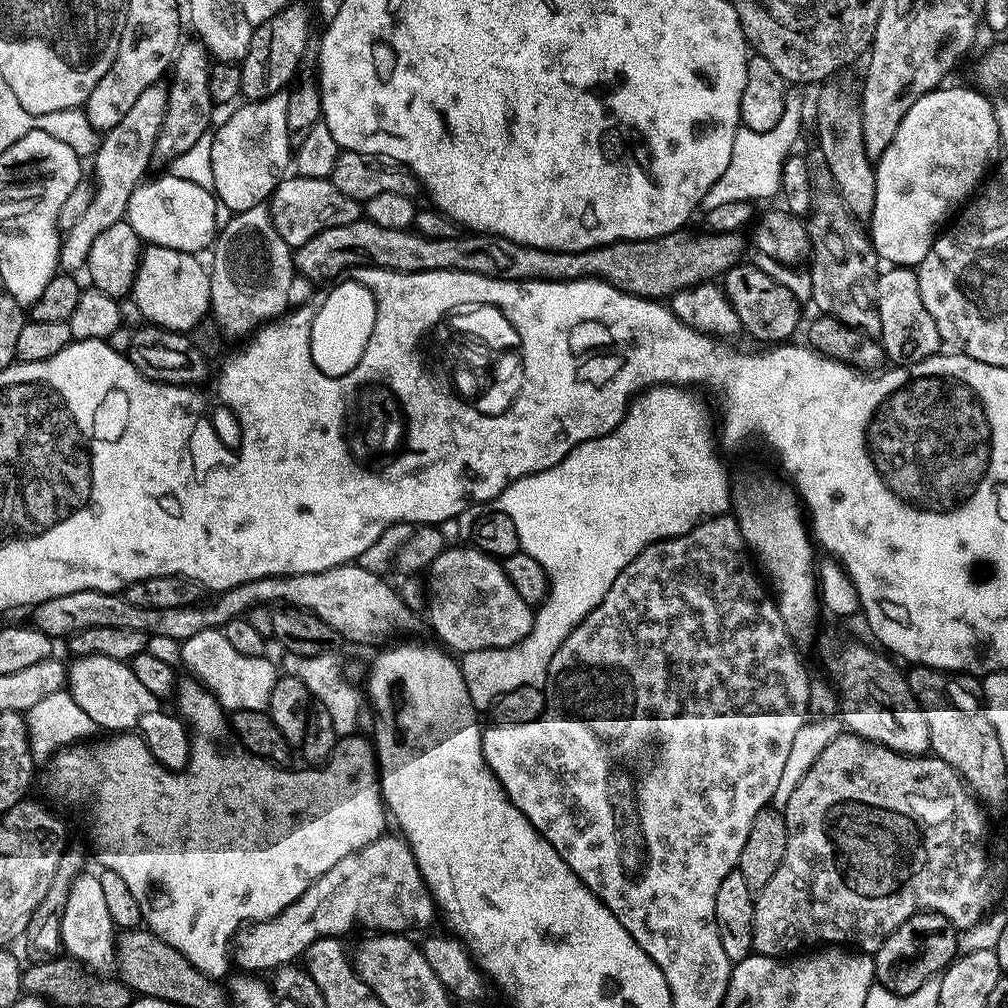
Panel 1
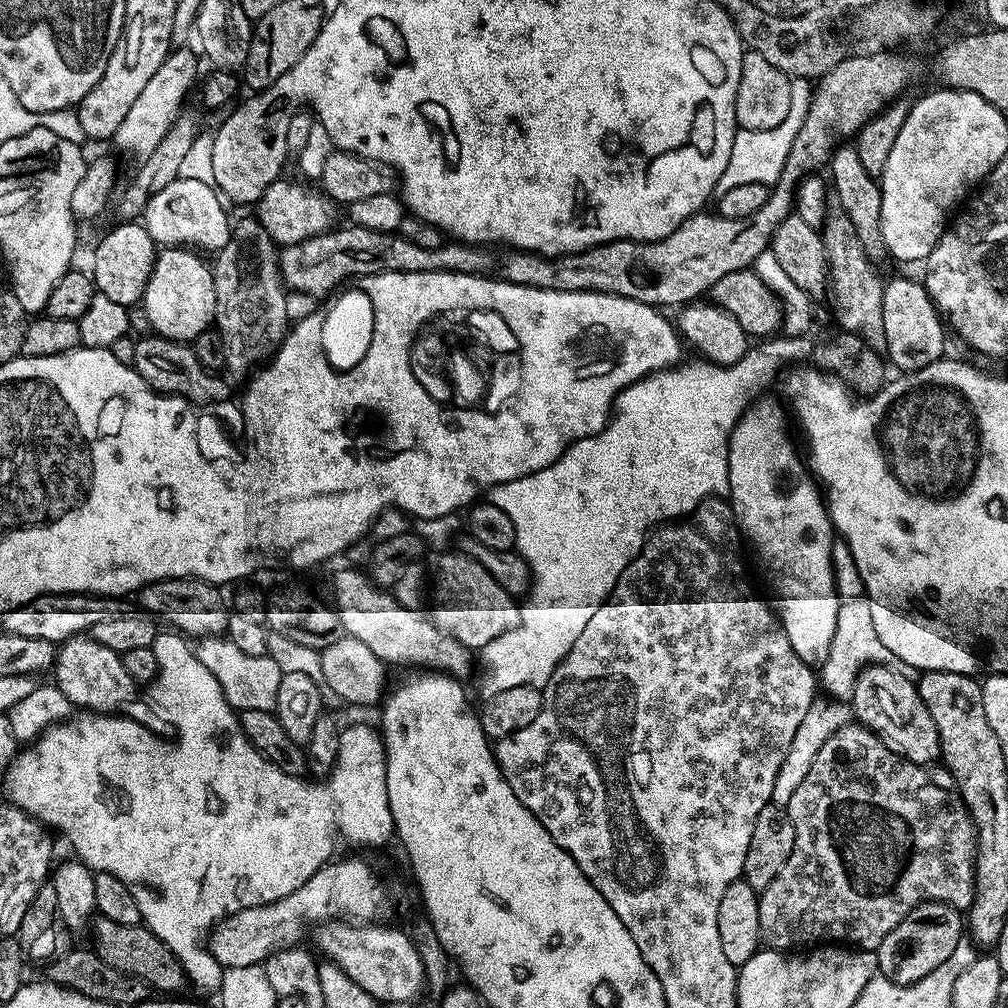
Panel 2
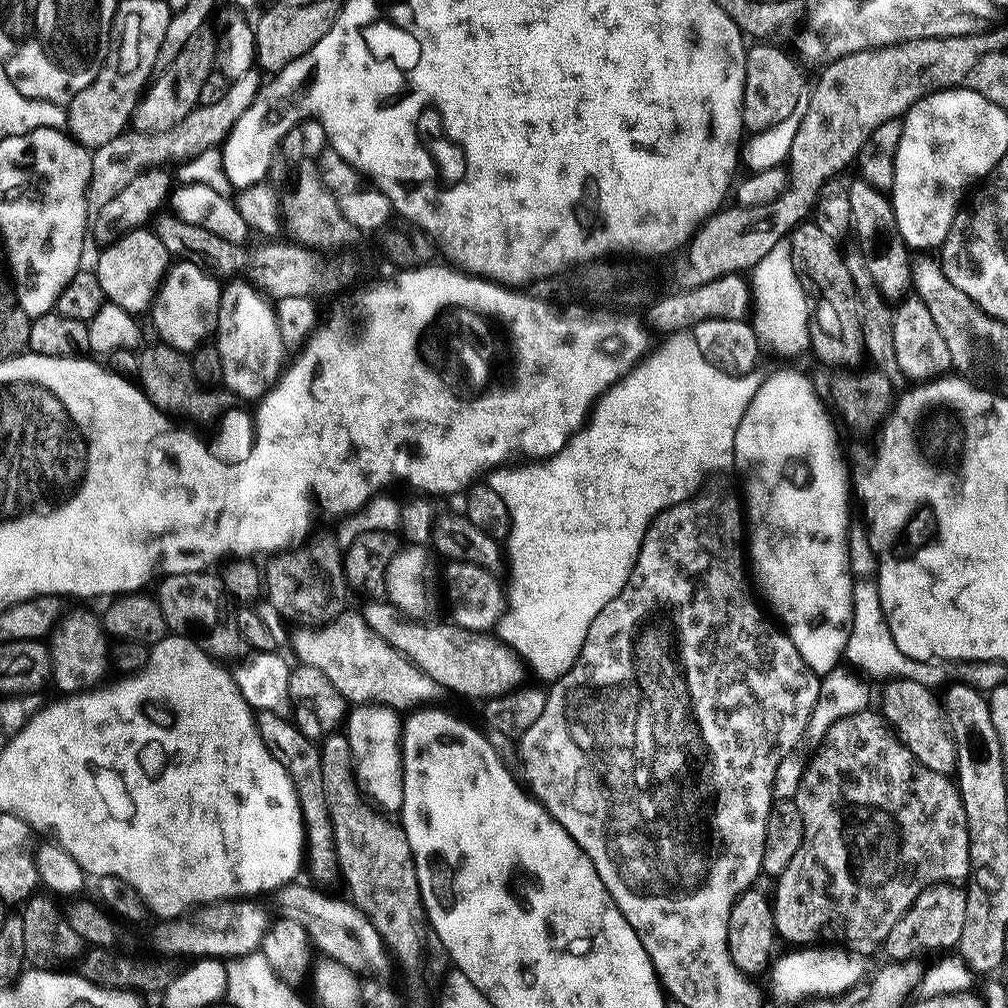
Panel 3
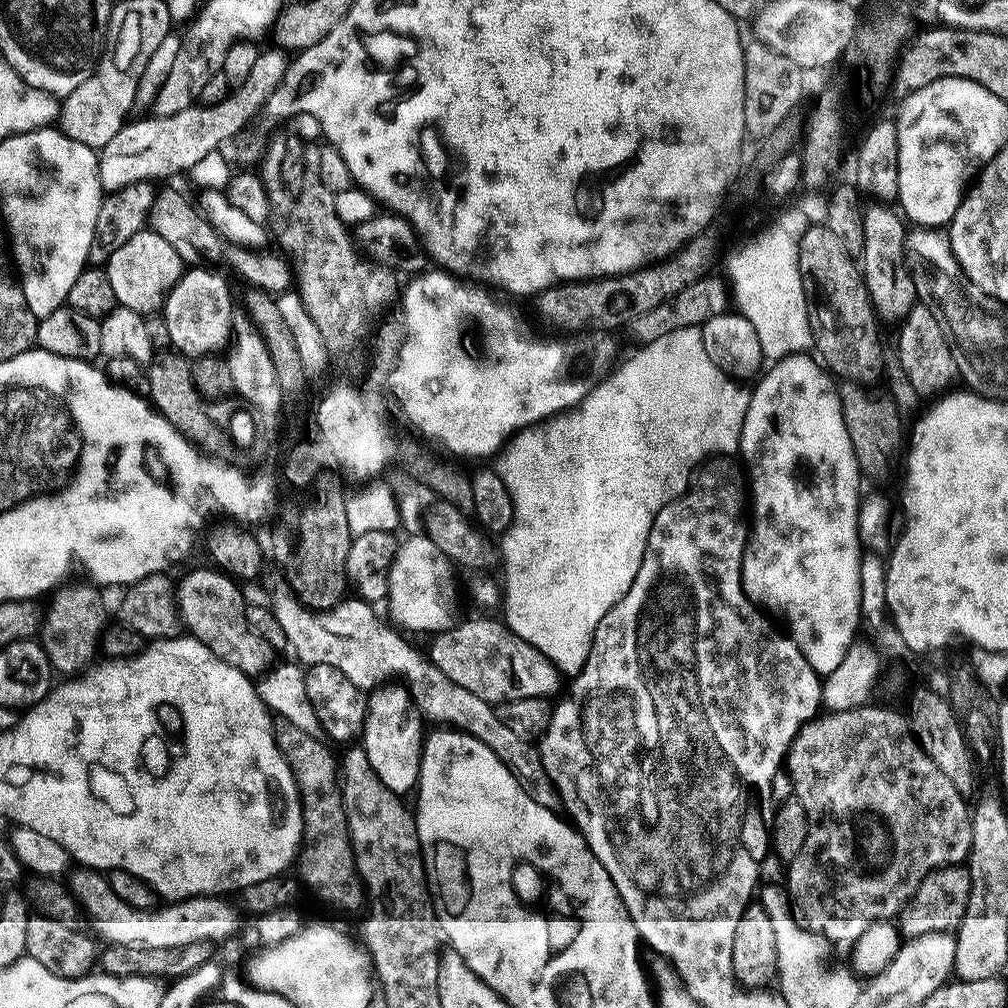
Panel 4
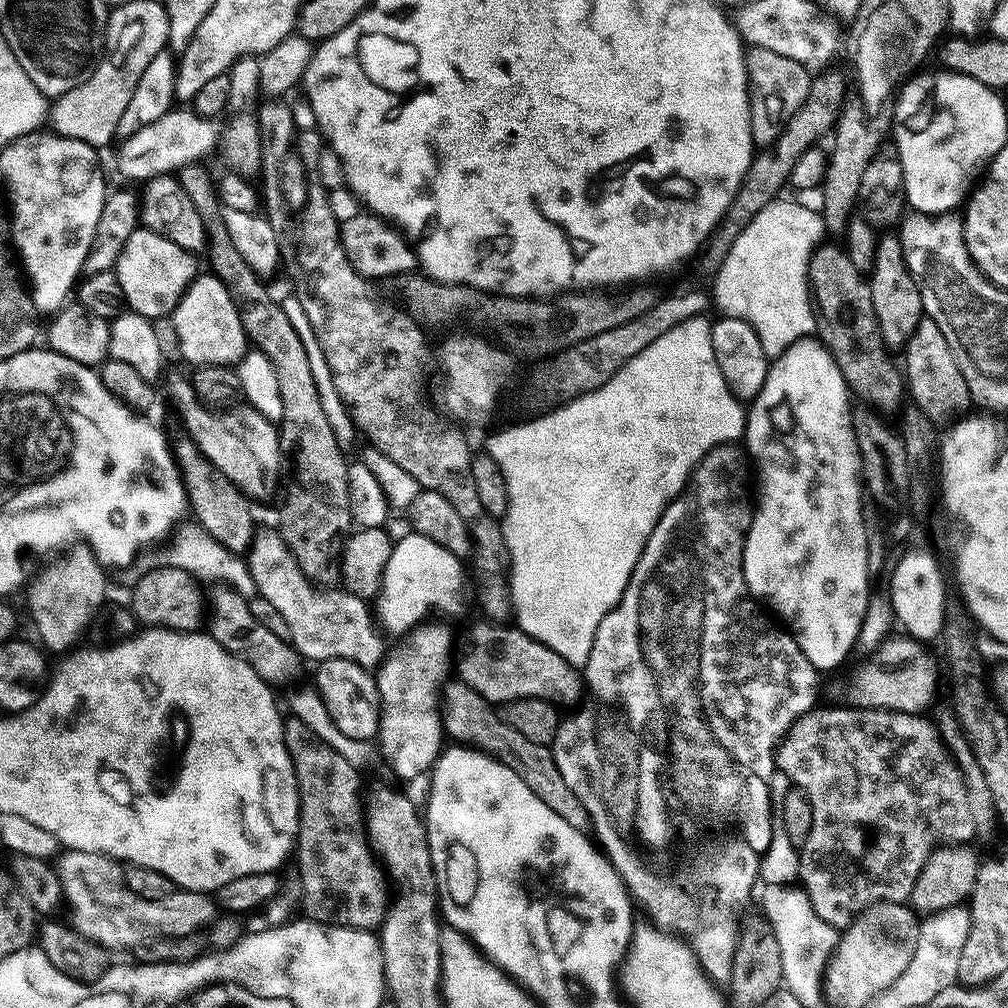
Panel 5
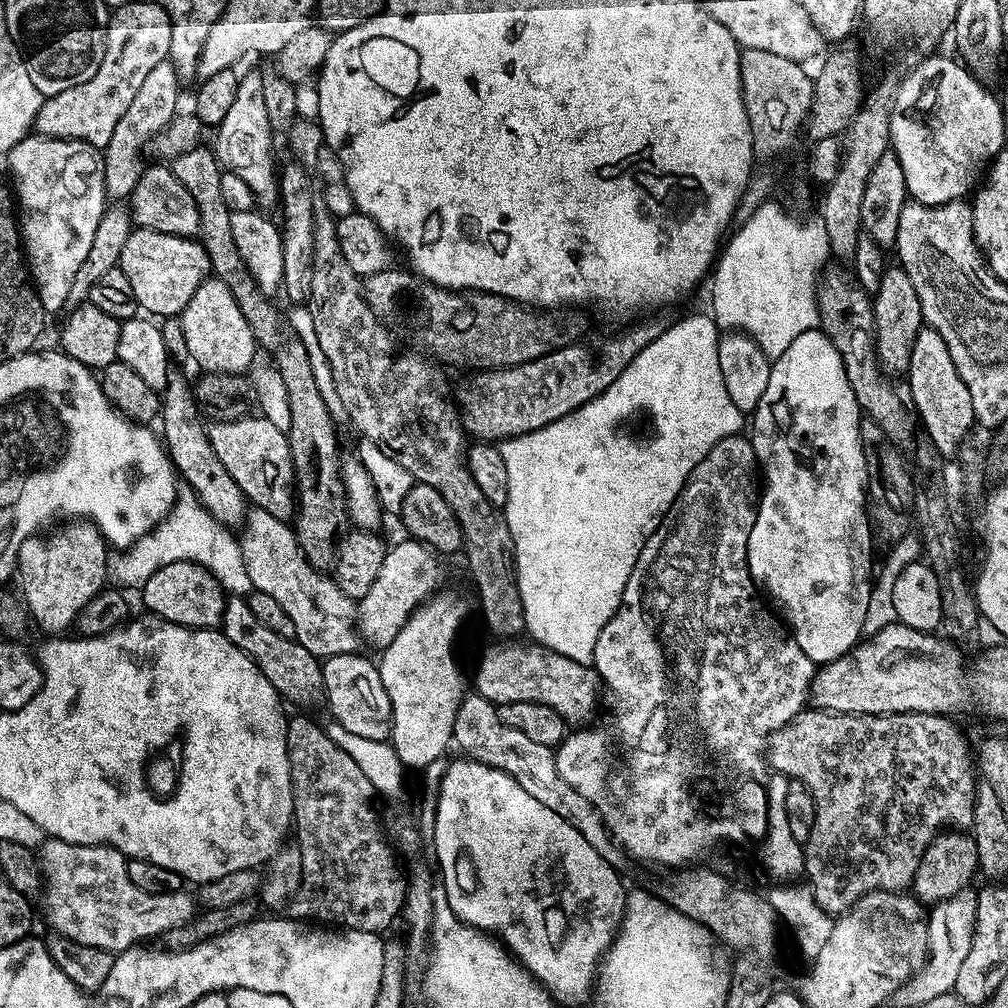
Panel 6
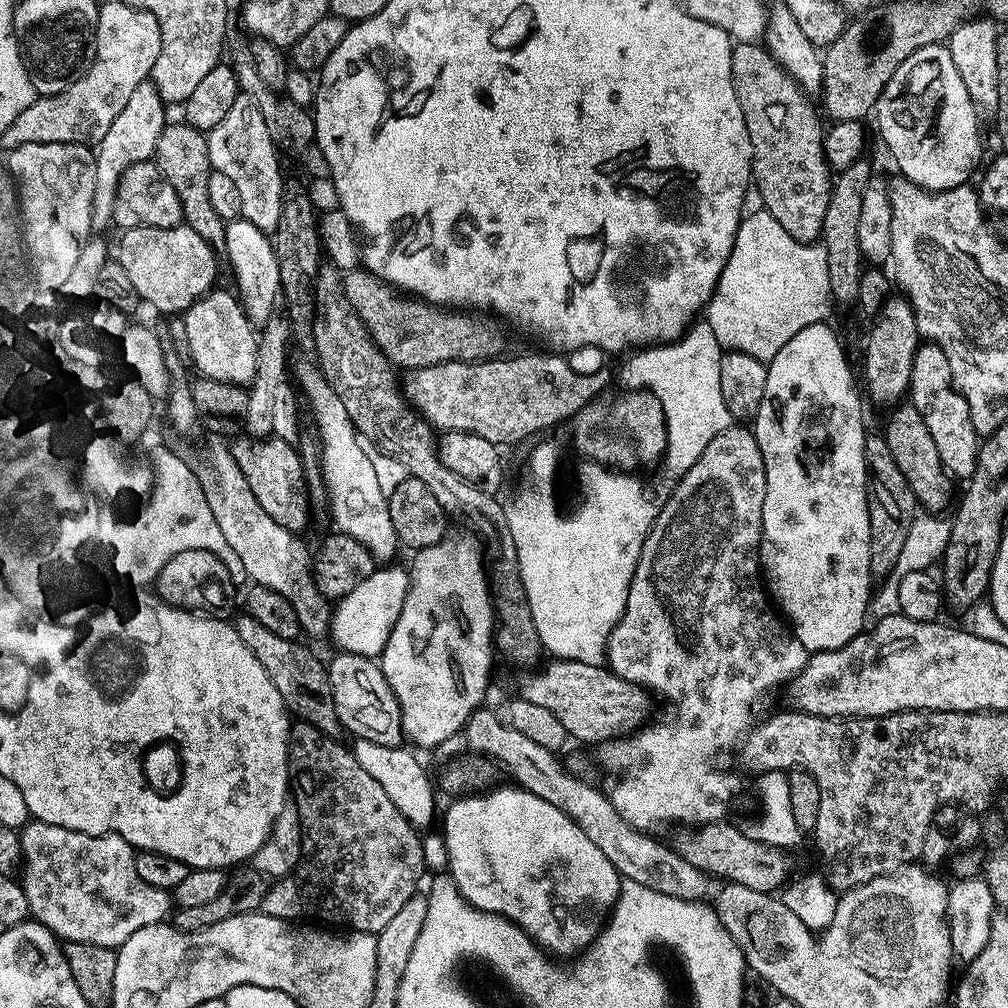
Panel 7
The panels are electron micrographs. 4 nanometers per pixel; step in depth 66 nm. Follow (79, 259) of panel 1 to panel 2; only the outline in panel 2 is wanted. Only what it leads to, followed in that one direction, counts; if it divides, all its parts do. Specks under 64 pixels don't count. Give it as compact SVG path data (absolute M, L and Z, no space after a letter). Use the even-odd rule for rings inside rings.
M177 47L163 60L157 73L146 82L145 89L138 94L137 100L130 106L125 121L115 130L113 146L136 155L140 160L149 157L158 148L159 142L169 132L178 114L184 110L184 100L190 88L195 87L200 76L200 73L198 74L200 56L194 48L193 50L191 48L193 47Z

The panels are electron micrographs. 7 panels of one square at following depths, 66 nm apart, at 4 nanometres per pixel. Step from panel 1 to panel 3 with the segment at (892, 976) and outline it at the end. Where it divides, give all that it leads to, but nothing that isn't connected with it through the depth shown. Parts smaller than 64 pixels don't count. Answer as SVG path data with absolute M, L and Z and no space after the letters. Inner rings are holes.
M955 883L935 884L933 888L922 890L918 898L906 910L906 914L890 930L890 934L882 942L887 958L892 962L912 960L923 952L940 952L952 950L959 945L962 938L962 926L966 926L967 891Z

